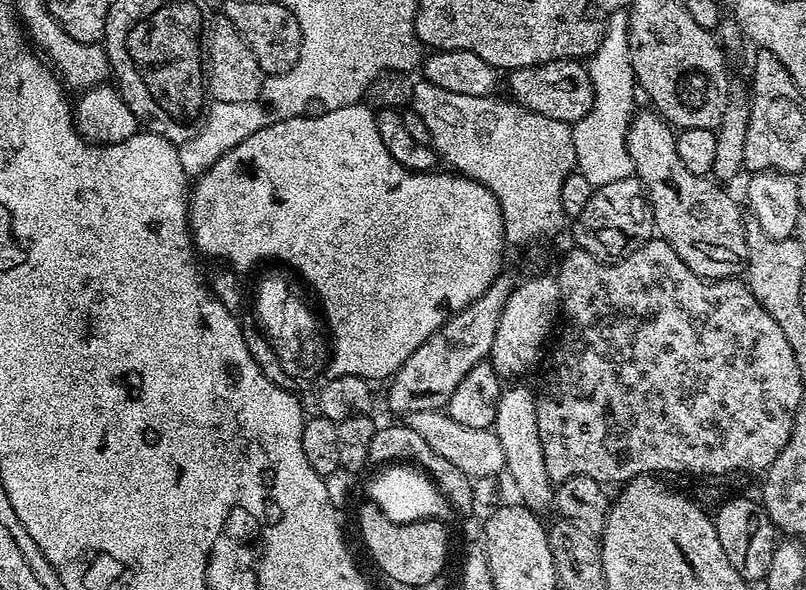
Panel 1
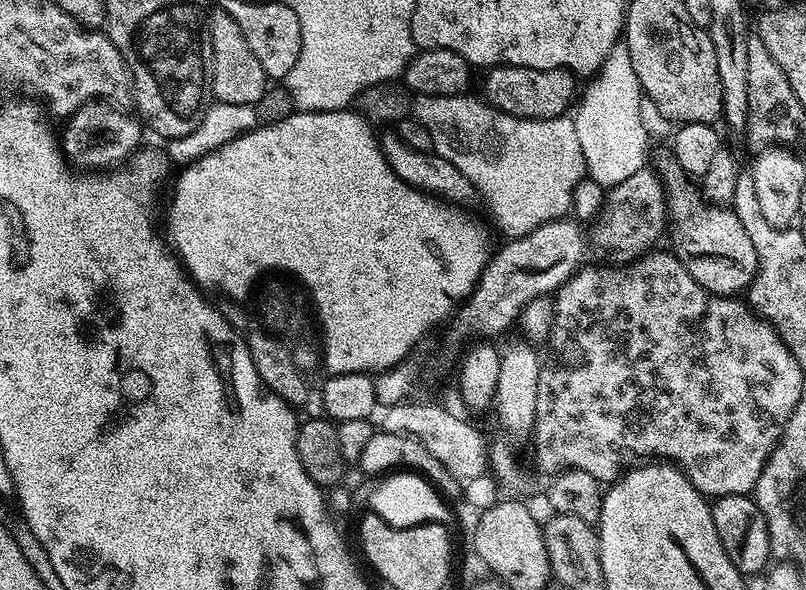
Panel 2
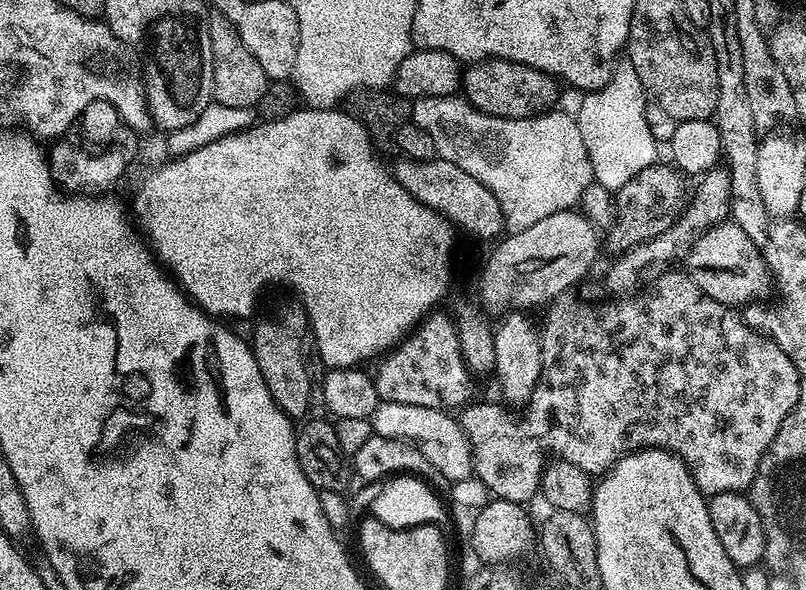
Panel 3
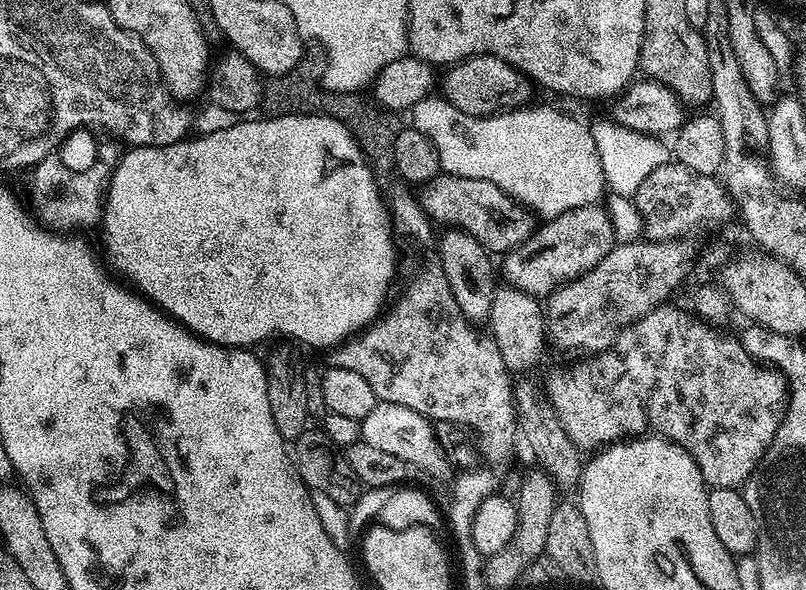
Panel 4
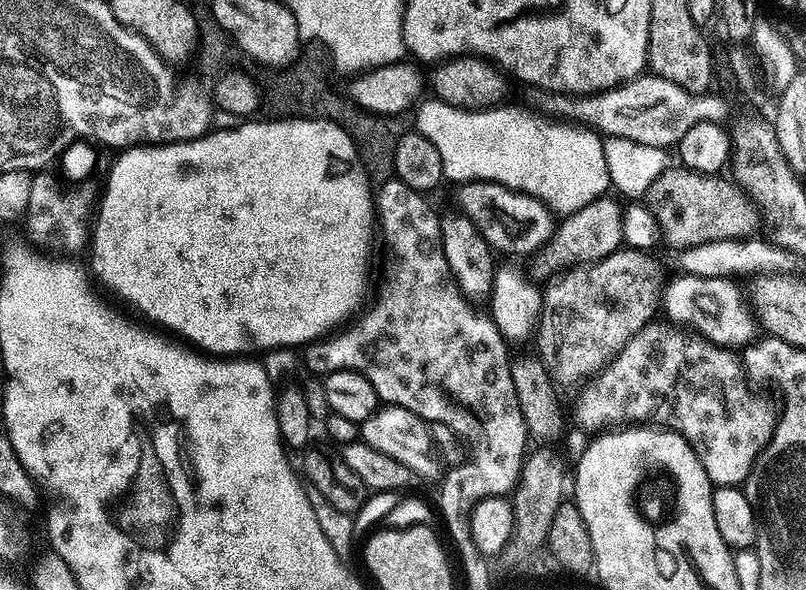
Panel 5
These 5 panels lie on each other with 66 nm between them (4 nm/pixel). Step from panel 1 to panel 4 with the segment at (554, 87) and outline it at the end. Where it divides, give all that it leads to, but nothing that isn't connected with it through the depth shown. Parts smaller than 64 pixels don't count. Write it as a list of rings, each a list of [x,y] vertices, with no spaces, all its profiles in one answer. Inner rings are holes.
[[[469,56],[468,59],[451,65],[447,72],[448,77],[445,80],[443,77],[442,80],[444,99],[472,116],[494,116],[498,112],[519,110],[533,103],[533,81],[497,56]]]

